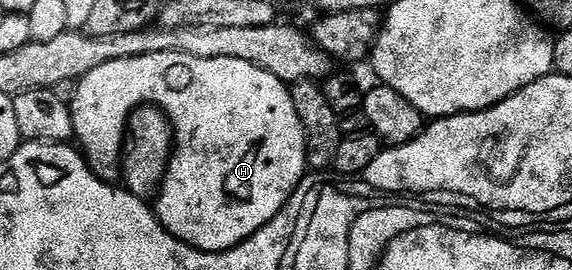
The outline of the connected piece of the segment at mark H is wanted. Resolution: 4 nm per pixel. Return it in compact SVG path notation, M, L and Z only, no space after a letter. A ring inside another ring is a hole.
M161 52L160 54L144 54L136 58L120 58L116 62L104 62L104 66L96 66L88 74L84 74L78 81L76 98L72 98L70 113L74 127L74 140L80 149L86 165L100 177L101 180L114 182L119 179L120 165L124 155L124 141L128 136L130 116L143 106L161 108L170 119L170 126L174 130L174 146L170 153L170 164L162 179L162 186L156 193L156 215L164 230L172 234L180 242L198 248L201 252L227 252L238 244L243 244L252 234L256 234L284 205L290 201L290 196L298 189L308 172L306 162L306 131L300 122L300 114L296 114L296 106L292 106L289 87L278 80L268 70L256 66L252 62L240 62L240 58L192 58L188 54L175 52Z

